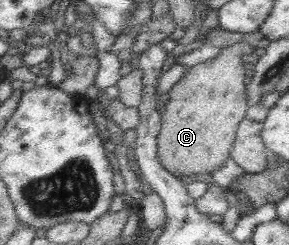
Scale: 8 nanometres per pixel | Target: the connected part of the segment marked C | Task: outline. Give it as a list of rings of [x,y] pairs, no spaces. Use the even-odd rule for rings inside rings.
[[[241,42],[220,49],[221,52],[212,59],[204,60],[188,69],[168,92],[170,98],[162,112],[163,124],[158,137],[159,158],[161,164],[179,178],[183,175],[217,172],[225,165],[227,158],[232,156],[240,124],[249,110],[248,84],[245,84],[245,78],[258,48],[248,42]]]

